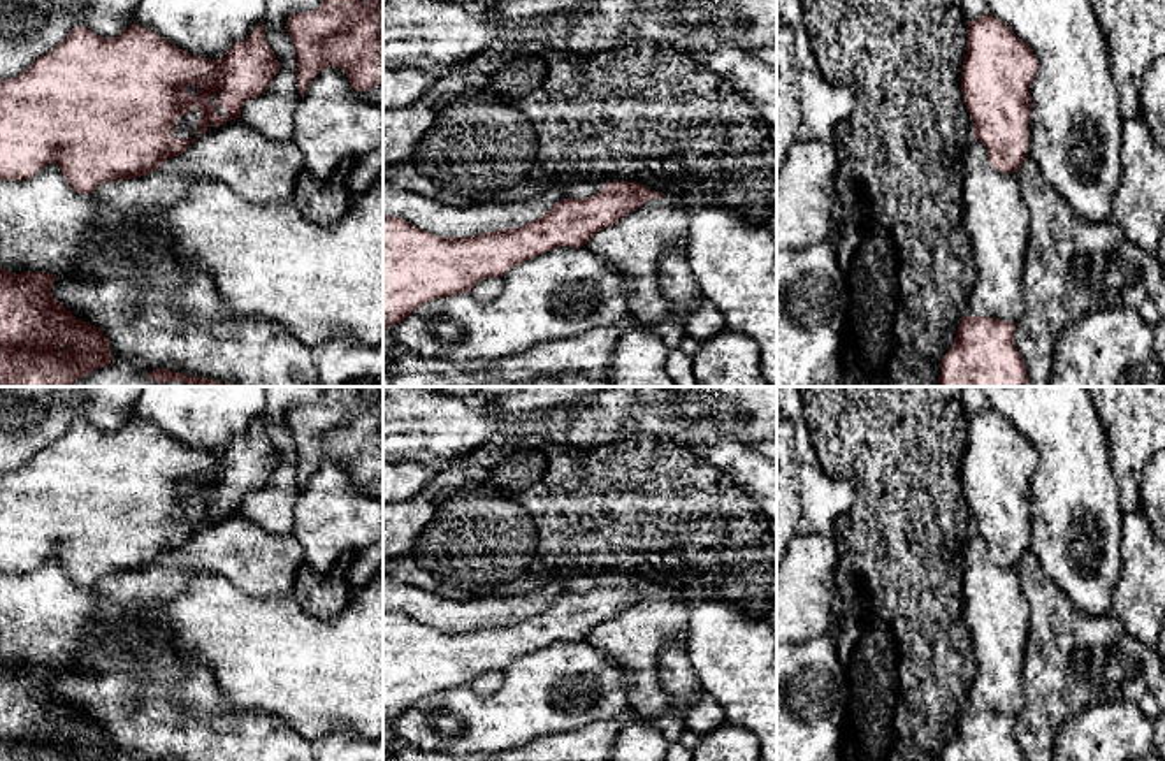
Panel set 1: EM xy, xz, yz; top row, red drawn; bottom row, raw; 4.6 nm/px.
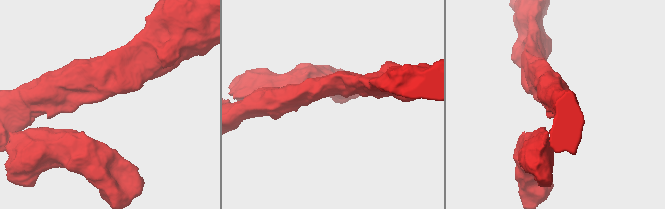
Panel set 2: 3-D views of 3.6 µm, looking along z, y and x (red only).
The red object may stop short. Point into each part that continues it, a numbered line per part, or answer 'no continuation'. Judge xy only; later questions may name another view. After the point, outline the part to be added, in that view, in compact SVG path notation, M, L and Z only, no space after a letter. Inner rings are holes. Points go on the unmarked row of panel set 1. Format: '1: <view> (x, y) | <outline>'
1: xy (187, 521) | M192 501L188 510L179 510L174 517L174 534L179 531L193 533L197 529L197 517L200 513L200 503Z

